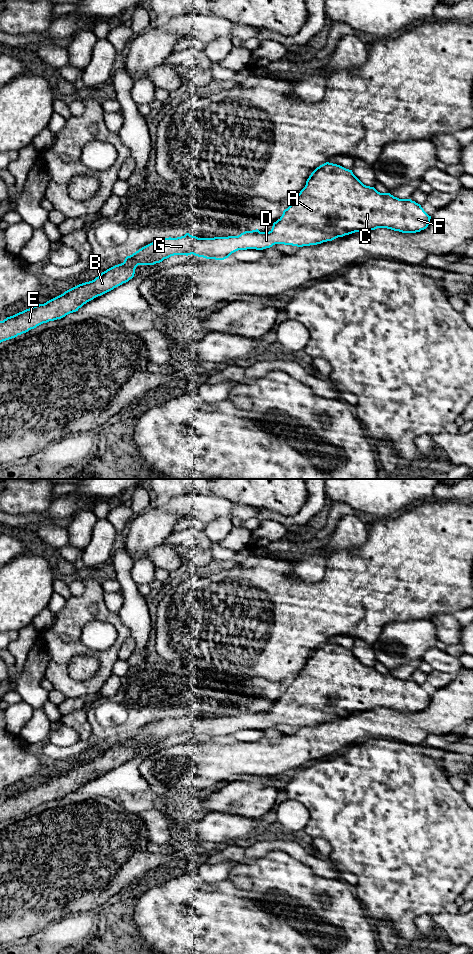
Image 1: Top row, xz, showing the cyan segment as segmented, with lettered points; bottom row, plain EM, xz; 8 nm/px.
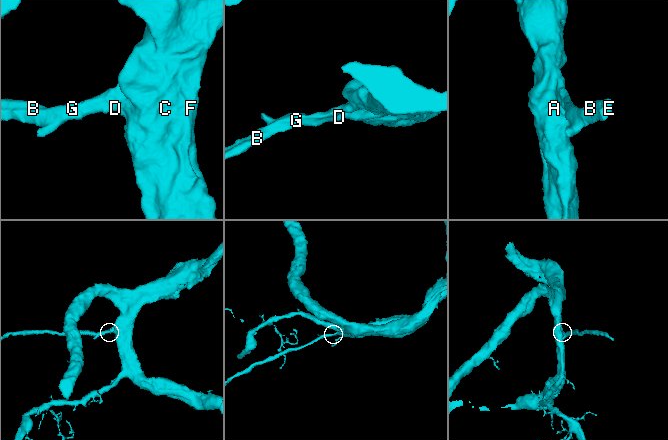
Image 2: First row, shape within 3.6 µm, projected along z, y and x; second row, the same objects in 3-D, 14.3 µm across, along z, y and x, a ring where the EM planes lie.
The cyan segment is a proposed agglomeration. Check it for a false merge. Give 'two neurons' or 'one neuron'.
one neuron

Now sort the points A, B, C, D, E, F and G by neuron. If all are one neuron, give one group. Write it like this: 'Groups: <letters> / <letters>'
Groups: A B C D E F G

